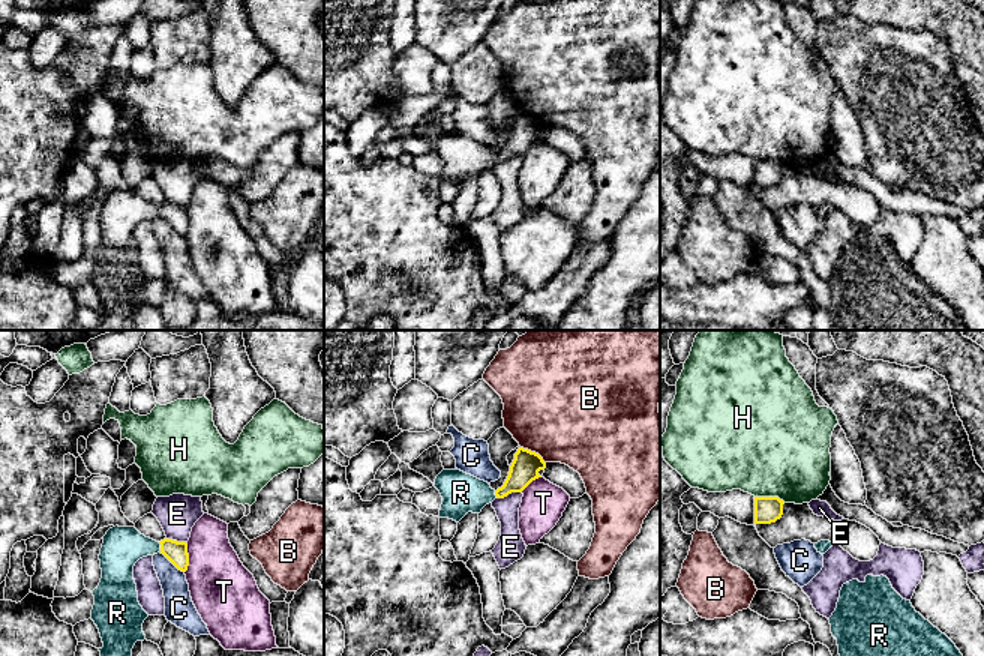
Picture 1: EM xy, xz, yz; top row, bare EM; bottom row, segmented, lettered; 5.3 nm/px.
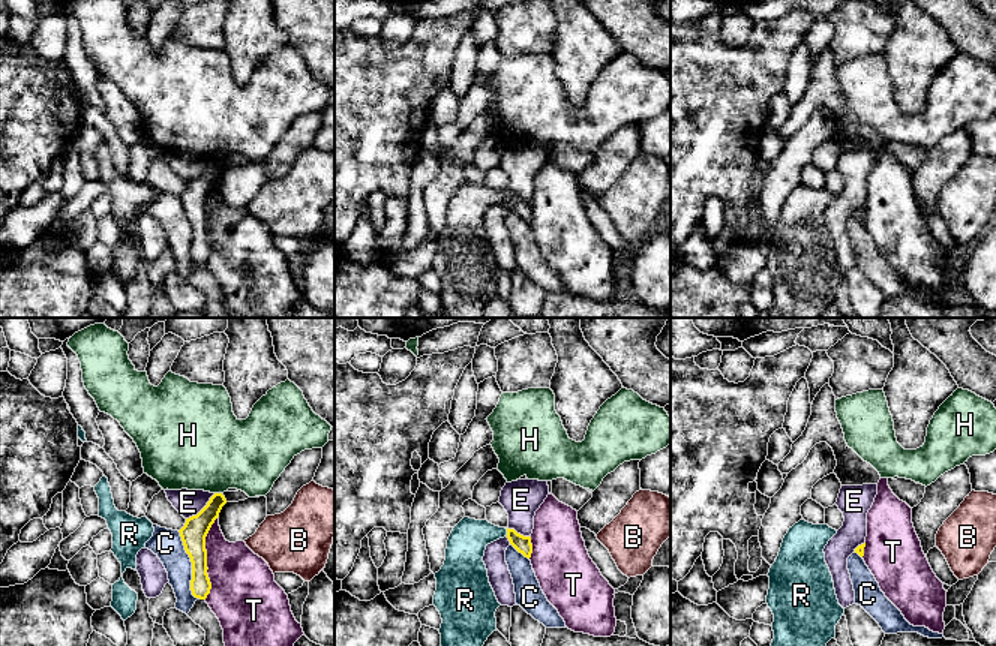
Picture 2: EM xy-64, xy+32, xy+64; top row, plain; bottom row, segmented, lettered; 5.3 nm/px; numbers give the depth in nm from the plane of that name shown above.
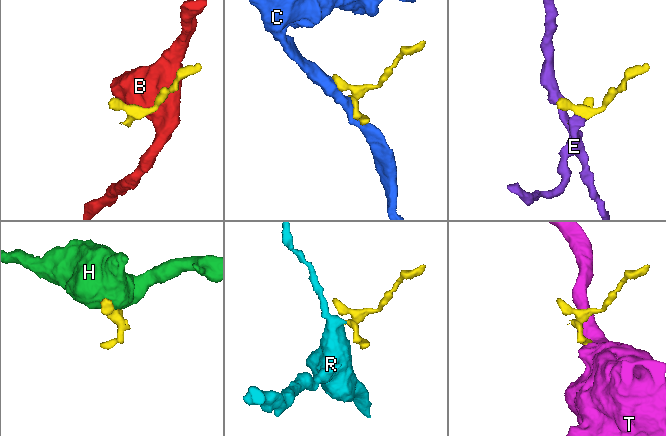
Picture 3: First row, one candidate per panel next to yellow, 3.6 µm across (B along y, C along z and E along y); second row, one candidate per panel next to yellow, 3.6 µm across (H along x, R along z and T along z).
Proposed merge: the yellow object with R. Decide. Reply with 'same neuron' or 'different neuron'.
same neuron

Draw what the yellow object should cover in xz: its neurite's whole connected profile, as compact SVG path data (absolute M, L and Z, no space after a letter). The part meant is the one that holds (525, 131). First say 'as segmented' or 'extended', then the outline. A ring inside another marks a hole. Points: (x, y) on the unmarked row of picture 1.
extended; M519 111L504 149L496 155L488 146L458 132L442 134L434 147L442 161L438 182L459 186L468 176L480 177L495 162L522 156L532 144L542 141L538 135L544 132L546 126L538 117Z

